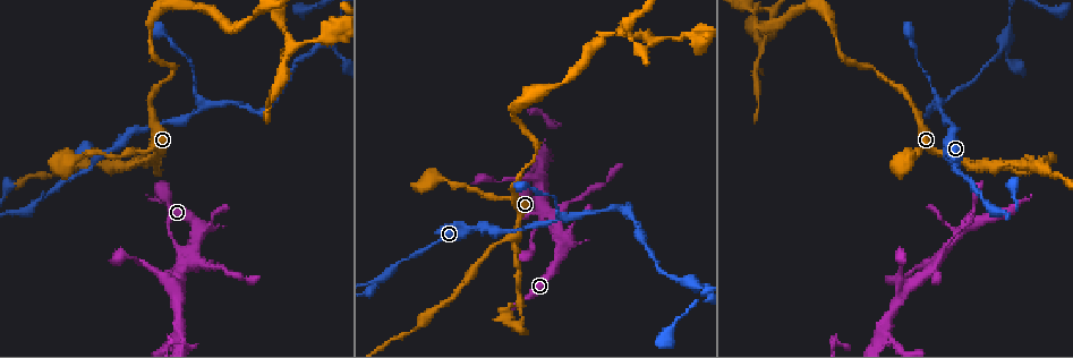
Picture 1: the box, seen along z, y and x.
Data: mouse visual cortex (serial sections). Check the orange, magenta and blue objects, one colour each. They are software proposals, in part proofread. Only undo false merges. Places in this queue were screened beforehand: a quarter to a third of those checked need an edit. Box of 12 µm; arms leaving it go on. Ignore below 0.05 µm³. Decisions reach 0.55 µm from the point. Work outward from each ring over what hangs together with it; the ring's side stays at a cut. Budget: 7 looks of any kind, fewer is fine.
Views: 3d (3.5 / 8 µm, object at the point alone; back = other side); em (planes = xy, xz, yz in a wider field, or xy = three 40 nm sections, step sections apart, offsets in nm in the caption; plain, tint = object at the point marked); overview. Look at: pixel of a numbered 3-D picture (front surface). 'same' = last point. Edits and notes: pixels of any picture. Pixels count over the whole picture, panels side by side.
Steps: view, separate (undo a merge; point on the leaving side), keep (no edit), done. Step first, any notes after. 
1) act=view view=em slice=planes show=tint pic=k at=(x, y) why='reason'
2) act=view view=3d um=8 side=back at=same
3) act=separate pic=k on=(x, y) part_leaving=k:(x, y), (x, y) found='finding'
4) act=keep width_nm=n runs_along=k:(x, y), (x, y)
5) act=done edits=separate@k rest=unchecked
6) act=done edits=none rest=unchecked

act=view view=3d um=3.5 pic=1 at=(516, 238) why='narrows sharply'

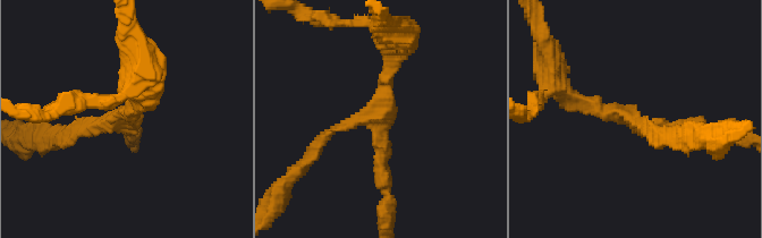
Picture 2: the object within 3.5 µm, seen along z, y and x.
act=view view=em slice=xy step=3 show=tint pic=2 at=(376, 114) why='now the EM'

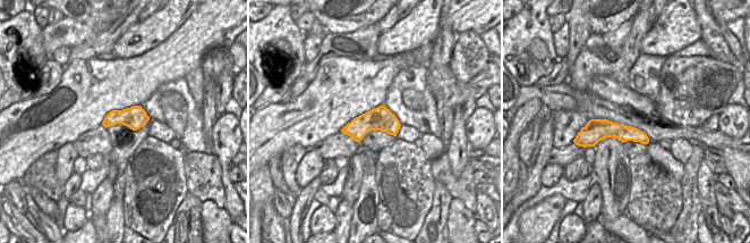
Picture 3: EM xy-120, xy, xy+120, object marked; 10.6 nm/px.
act=keep found='continuous, no second cell'

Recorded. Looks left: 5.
act=view view=3d um=8 pic=1 at=(558, 224) why='four or more arms meet'

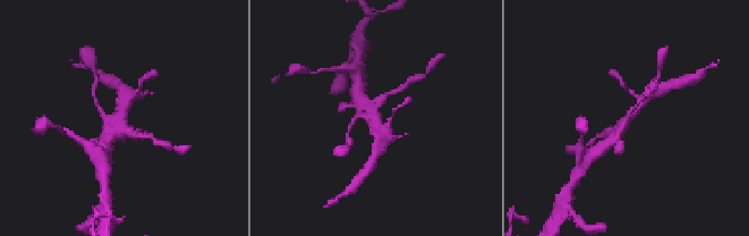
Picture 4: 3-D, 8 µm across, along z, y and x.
act=view view=em slice=xy step=5 show=tint pic=4 at=(377, 114) arms=4 arm_widths_nm=150,250,300,350 why='need the tissue'

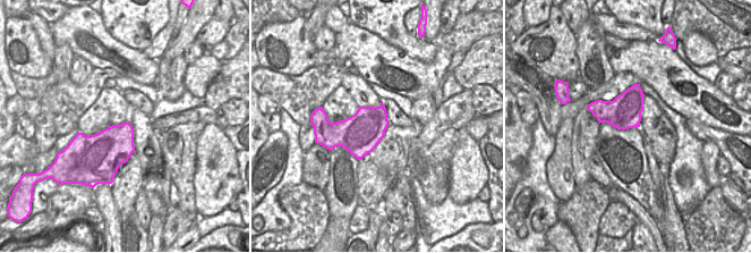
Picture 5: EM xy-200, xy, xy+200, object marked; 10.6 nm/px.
act=keep runs_along=4:(649, 95), (610, 142) found='all the same cell'

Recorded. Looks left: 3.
act=view view=em slice=xy step=3 show=tint pic=1 at=(772, 12) why='three-way junction'

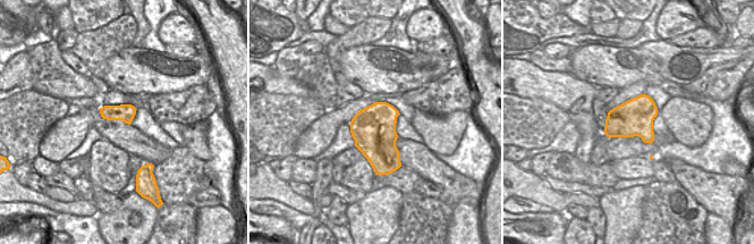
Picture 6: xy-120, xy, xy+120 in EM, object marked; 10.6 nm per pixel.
act=view view=3d um=3.5 side=back at=same why='see where the arms go'

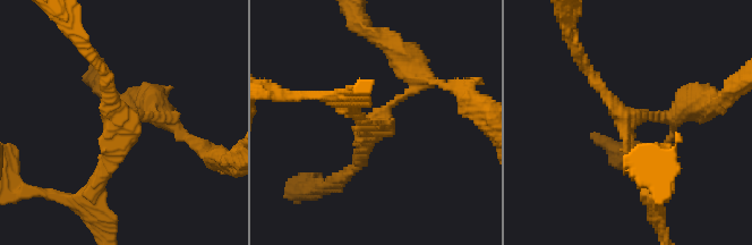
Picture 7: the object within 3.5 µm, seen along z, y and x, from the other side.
act=separate pic=7 on=(128, 135) width_nm=480 part_leaving=7:(142, 115), (93, 188) found='two cells meet here'

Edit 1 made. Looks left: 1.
act=done edits=separate@7 rest=unchecked

